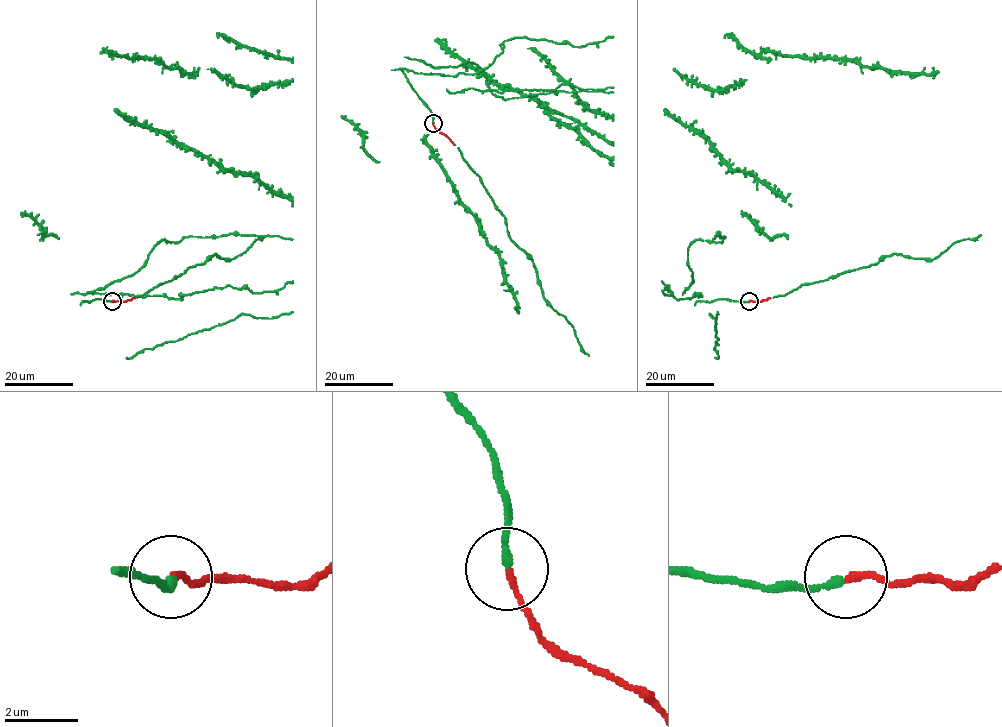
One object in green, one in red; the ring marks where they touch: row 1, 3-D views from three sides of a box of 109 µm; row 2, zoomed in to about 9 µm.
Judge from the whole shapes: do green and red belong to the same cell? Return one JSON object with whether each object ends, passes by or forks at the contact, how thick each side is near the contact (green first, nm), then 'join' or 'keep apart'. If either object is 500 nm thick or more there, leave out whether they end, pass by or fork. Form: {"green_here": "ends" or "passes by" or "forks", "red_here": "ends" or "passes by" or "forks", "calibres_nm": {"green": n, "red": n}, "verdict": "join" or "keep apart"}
{"green_here": "ends", "red_here": "ends", "calibres_nm": {"green": 200, "red": 170}, "verdict": "join"}

